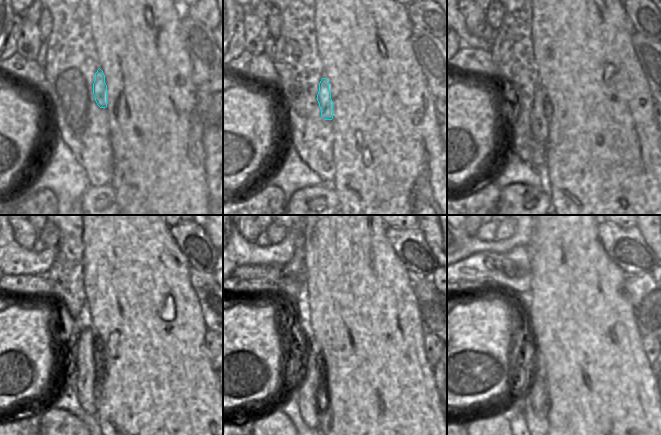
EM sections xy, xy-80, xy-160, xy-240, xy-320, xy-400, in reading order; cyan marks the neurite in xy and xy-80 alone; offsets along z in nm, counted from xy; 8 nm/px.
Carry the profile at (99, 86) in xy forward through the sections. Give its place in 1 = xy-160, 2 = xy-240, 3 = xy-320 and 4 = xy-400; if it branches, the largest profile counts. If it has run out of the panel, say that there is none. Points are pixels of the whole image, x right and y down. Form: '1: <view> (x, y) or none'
1: xy-160 (541, 112)
2: xy-240 (90, 358)
3: xy-320 (309, 384)
4: xy-400 (535, 394)

